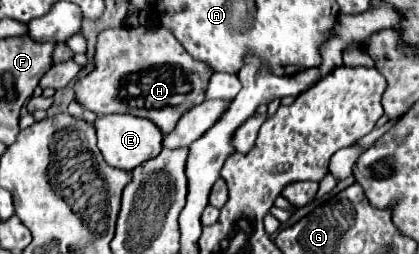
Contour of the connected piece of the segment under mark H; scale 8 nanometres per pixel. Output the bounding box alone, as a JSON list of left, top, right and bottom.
[75,28,211,132]

